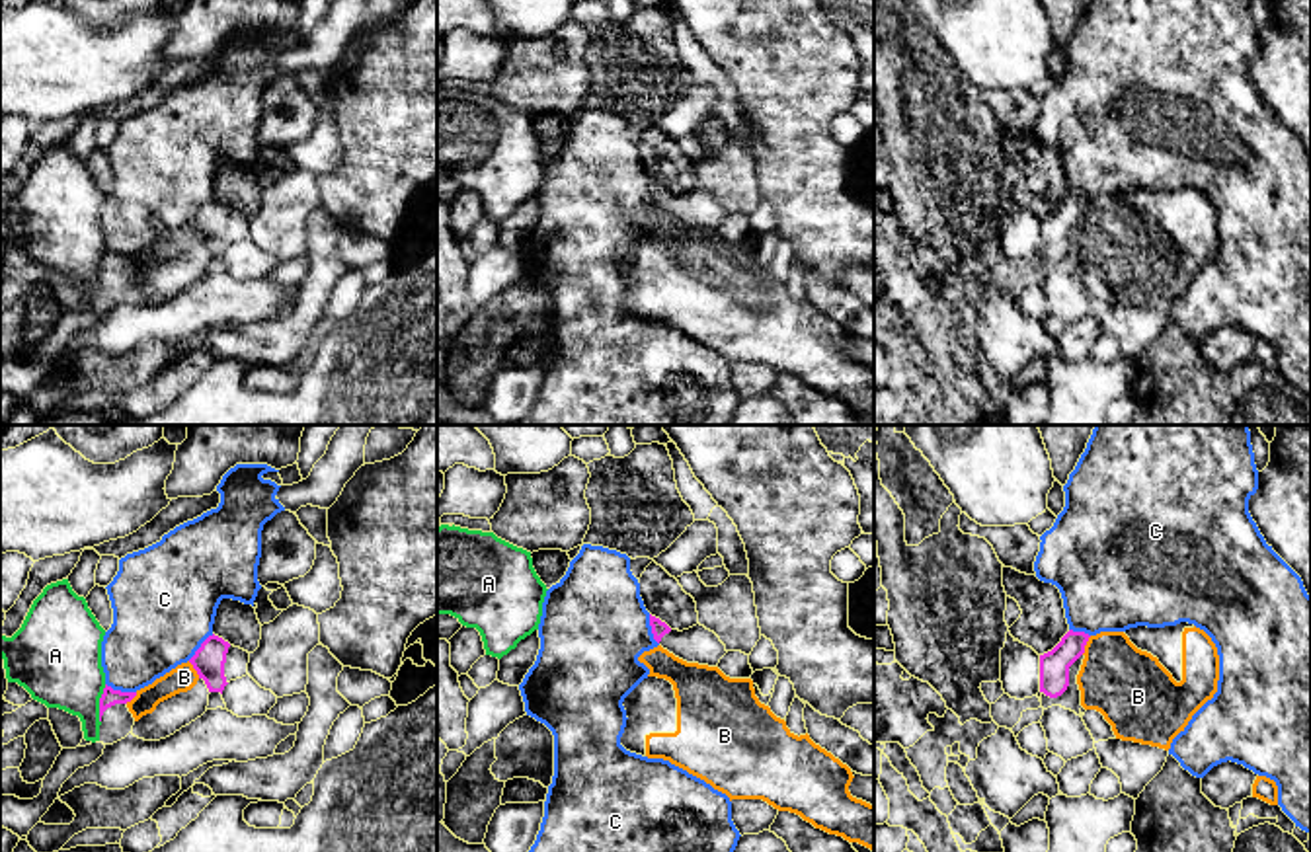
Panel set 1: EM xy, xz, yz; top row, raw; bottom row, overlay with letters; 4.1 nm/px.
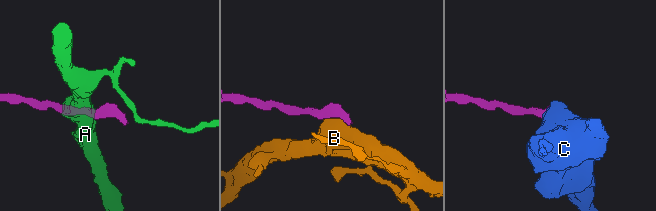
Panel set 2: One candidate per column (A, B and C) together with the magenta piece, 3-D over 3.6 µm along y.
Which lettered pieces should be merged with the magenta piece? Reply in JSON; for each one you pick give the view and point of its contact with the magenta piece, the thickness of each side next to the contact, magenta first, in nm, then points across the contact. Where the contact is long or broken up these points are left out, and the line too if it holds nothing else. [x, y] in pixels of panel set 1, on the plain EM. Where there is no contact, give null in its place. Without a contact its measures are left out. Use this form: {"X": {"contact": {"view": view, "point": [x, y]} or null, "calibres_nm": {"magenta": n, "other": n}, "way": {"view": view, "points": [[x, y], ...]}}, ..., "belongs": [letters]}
{"belongs": []}

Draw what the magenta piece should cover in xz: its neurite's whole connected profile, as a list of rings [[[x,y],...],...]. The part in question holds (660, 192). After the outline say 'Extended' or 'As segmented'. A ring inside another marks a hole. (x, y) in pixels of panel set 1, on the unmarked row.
[[[650,177],[650,189],[654,203],[687,226],[718,230],[720,222],[728,216],[720,201],[700,187],[679,195]]]. Extended

